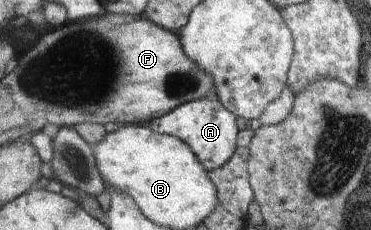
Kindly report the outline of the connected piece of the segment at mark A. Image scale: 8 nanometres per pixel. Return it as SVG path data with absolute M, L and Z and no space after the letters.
M215 97L193 100L164 116L158 116L148 123L156 132L169 134L182 139L198 155L203 167L208 172L223 167L238 150L239 127L237 116L229 111Z

